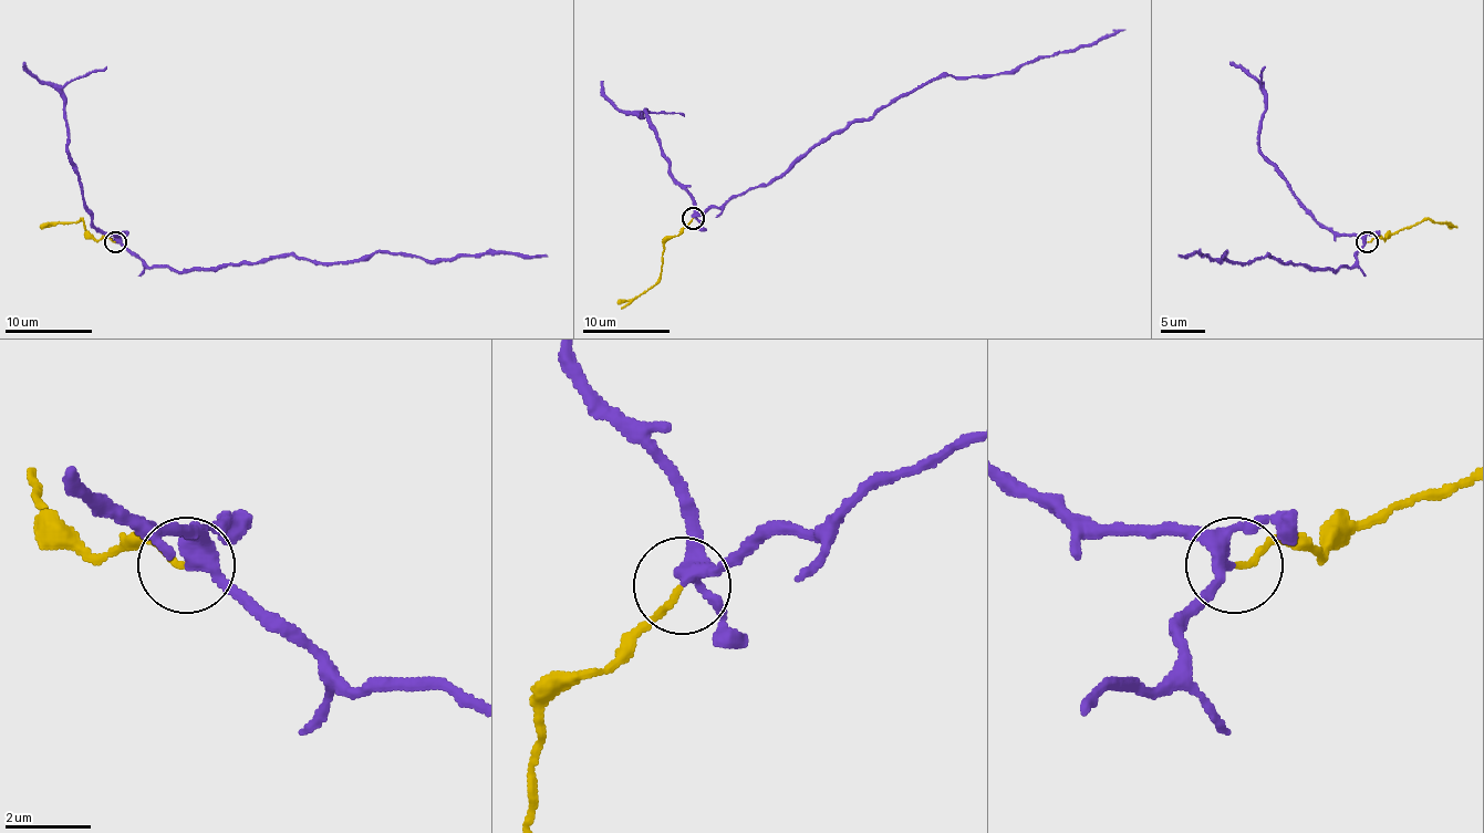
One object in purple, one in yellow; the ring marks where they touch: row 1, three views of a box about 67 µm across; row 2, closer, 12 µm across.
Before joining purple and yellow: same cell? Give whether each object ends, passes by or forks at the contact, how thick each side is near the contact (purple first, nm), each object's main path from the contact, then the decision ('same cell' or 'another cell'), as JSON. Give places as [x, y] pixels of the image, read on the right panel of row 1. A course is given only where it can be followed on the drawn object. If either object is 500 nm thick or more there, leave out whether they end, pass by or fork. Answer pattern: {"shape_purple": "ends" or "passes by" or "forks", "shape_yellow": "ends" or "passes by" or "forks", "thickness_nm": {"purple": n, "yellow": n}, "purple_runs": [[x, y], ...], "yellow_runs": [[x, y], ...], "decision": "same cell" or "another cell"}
{"shape_purple": "forks", "shape_yellow": "ends", "thickness_nm": {"purple": 280, "yellow": 140}, "purple_runs": [[1367, 242], [1351, 267], [1338, 271], [1285, 264], [1269, 256], [1231, 262], [1226, 251], [1220, 260], [1178, 256]], "yellow_runs": [[1367, 242], [1373, 238], [1384, 240], [1430, 218], [1452, 227]], "decision": "same cell"}

